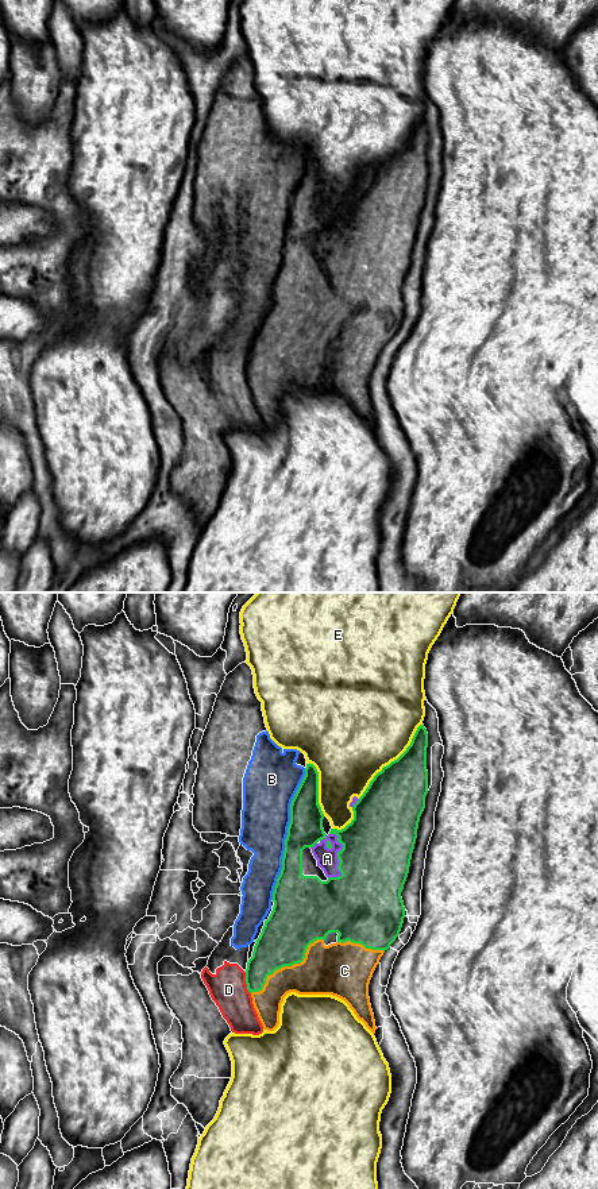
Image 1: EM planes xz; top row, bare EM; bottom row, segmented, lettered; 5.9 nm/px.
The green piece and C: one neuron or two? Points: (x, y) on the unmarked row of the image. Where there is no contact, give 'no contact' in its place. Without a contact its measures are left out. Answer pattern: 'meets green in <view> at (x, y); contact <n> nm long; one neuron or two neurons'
meets green in xz at (288, 361); contact 550 nm long; one neuron

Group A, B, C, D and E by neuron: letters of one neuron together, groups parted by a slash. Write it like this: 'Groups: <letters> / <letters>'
Groups: A C / B D / E

